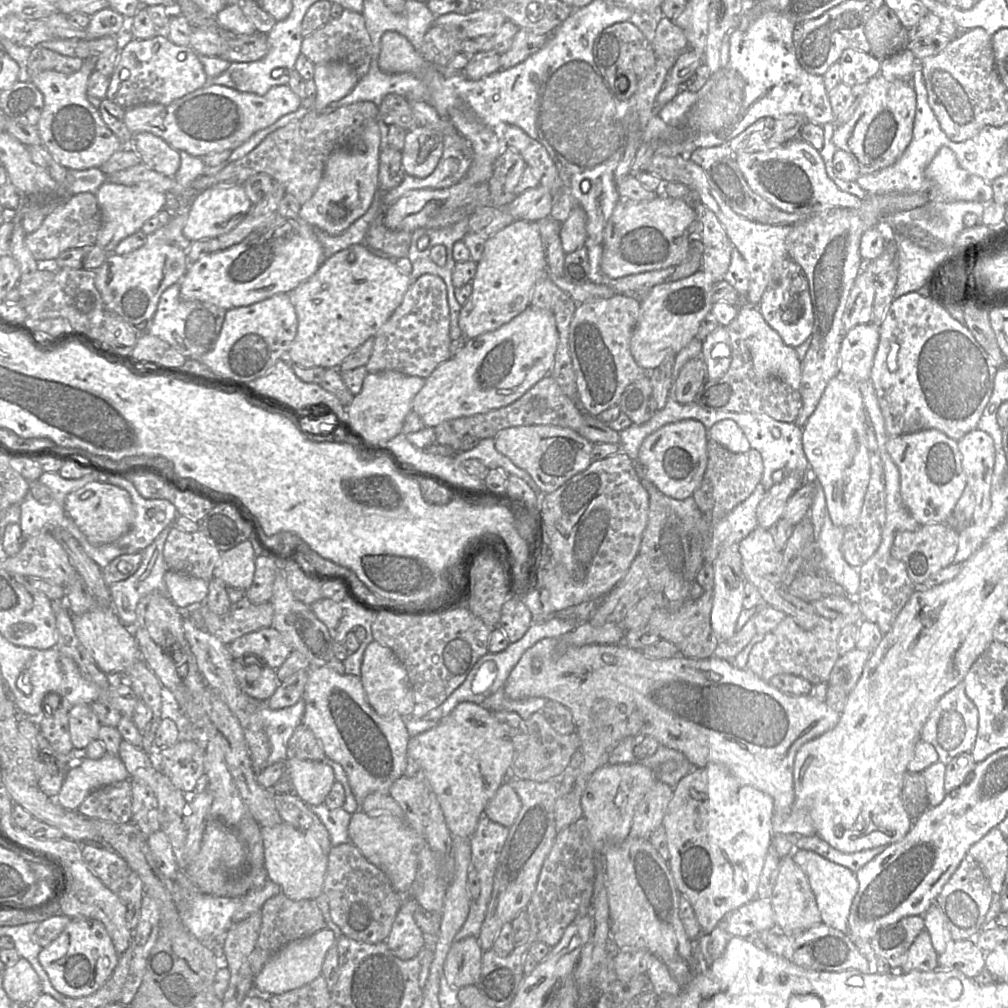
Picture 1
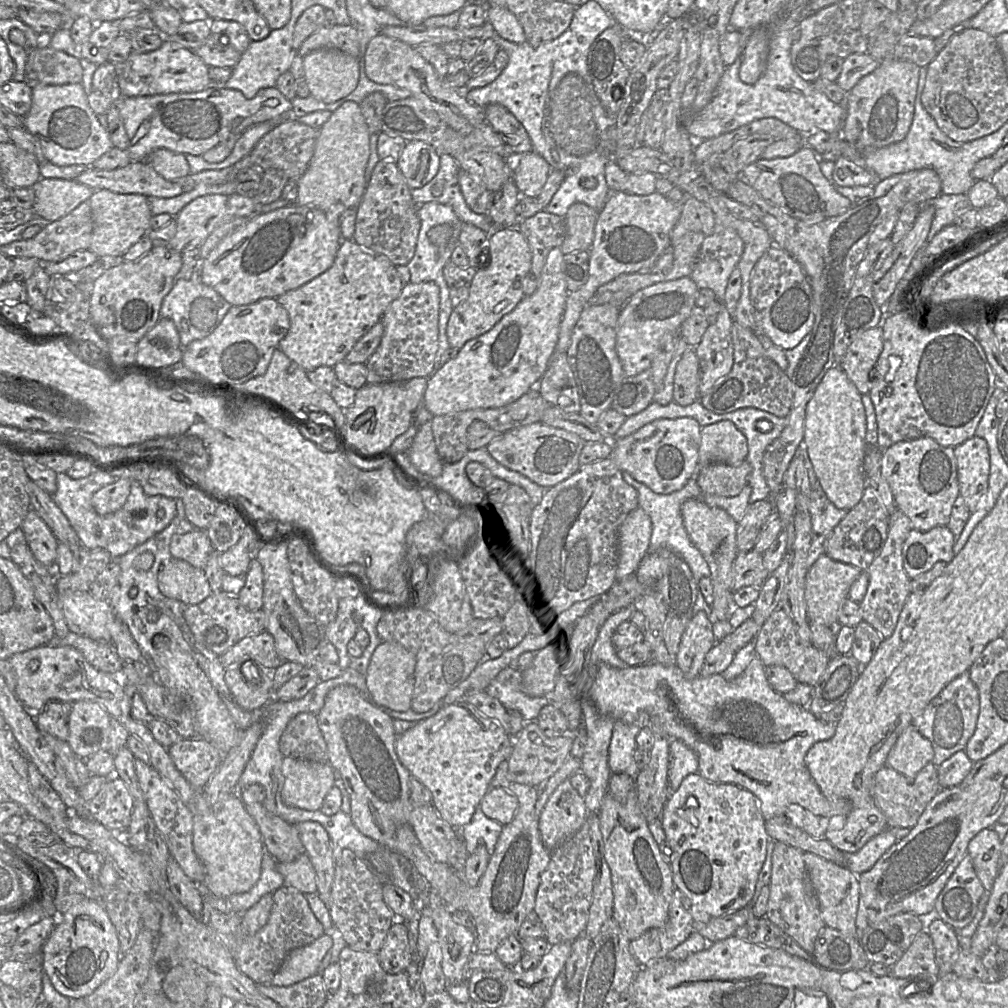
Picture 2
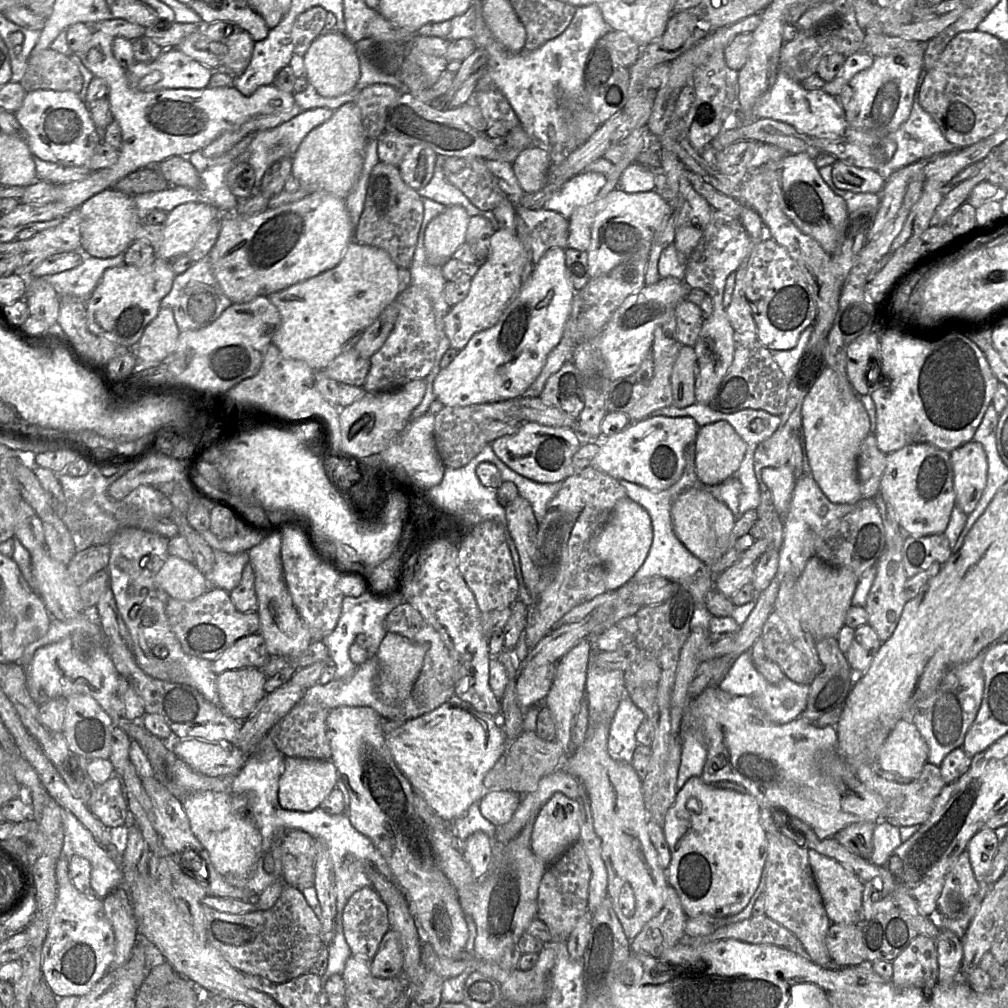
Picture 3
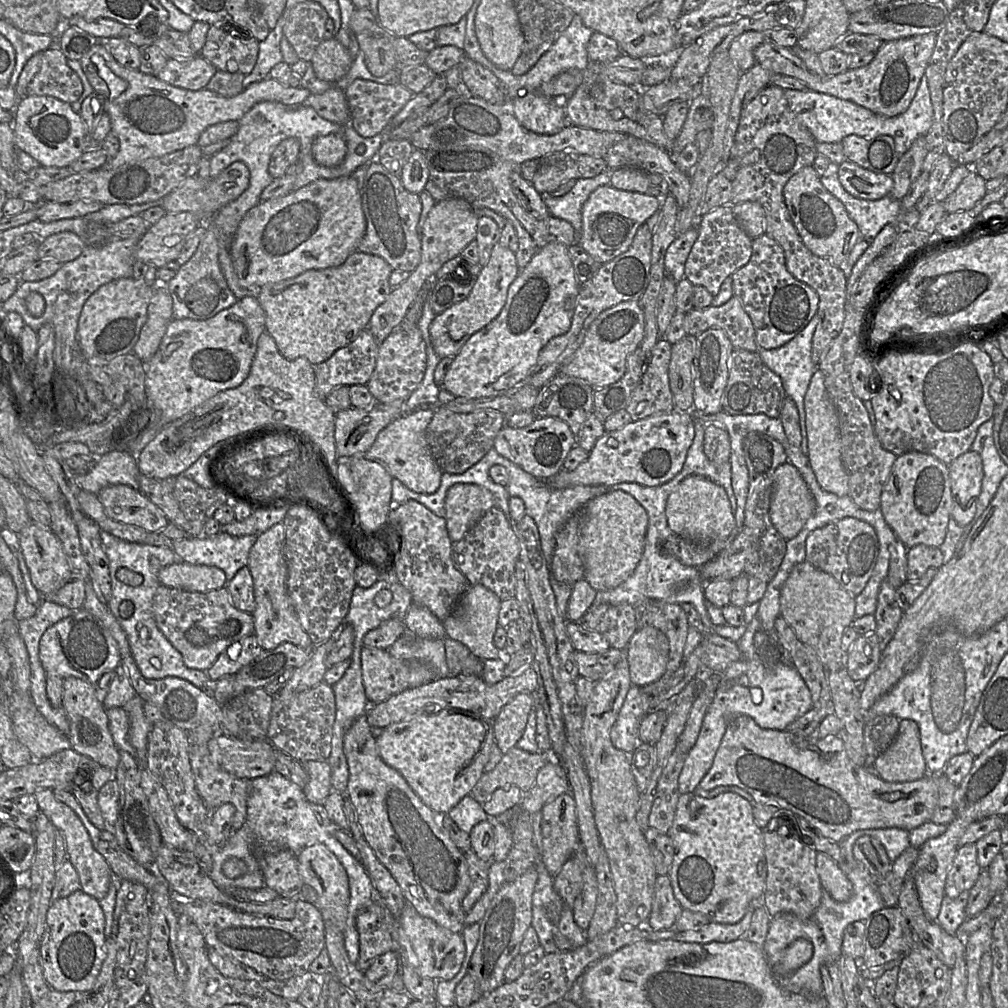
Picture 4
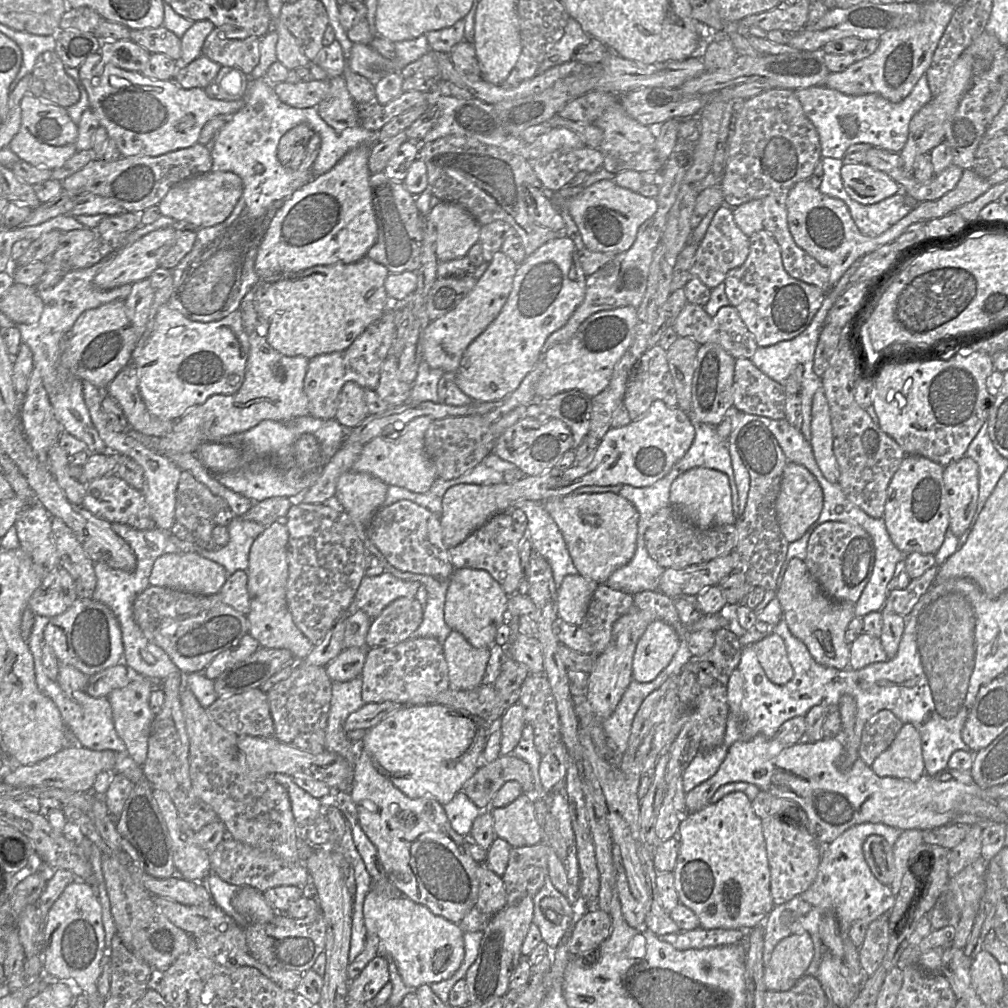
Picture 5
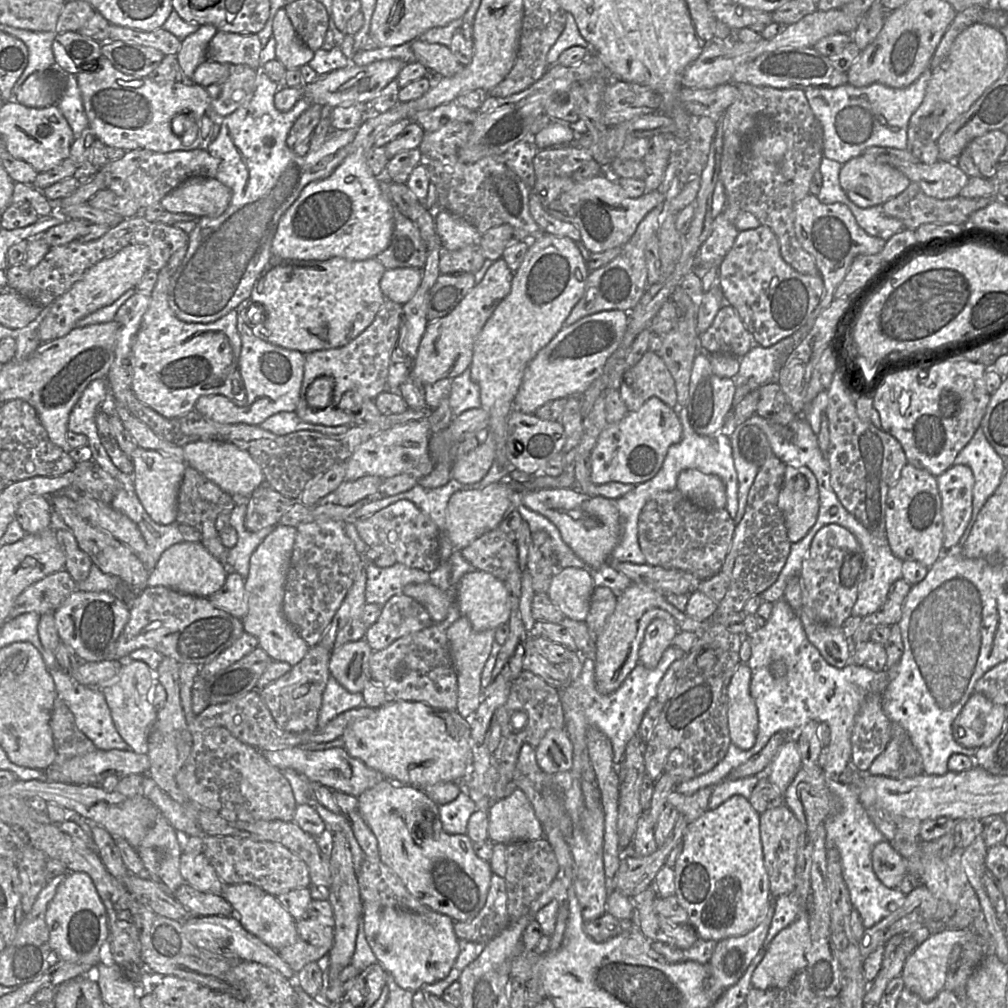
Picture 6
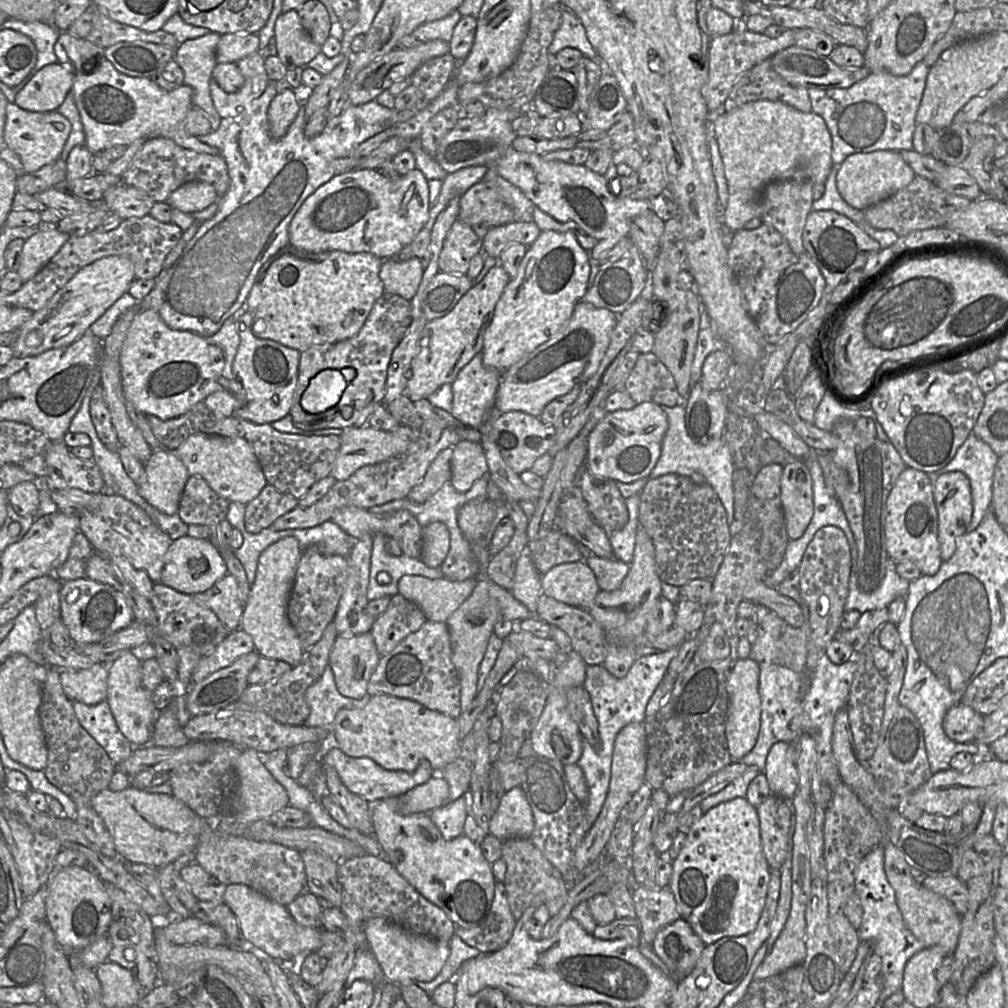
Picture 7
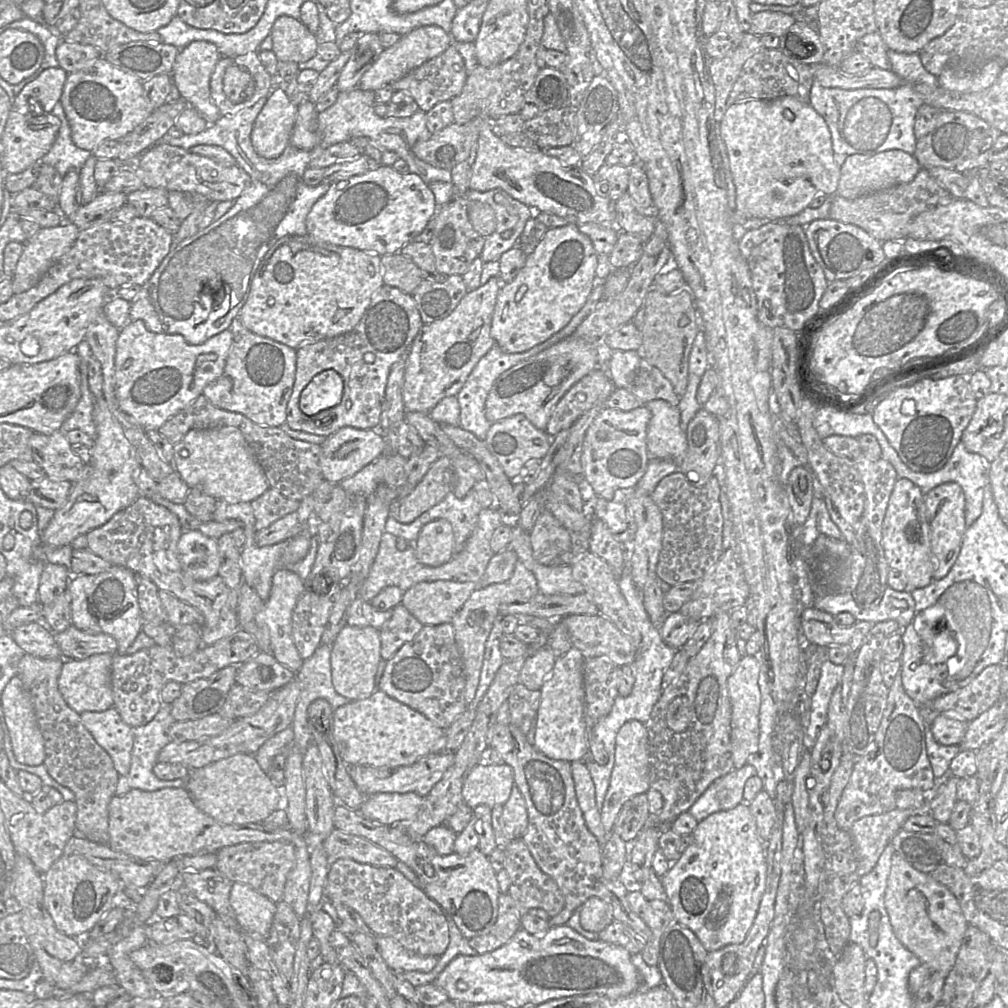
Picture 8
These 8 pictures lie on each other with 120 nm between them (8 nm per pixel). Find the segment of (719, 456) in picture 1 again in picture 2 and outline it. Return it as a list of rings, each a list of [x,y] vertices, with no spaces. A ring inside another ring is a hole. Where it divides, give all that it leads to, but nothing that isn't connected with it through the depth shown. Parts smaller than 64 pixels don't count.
[[[744,460],[738,466],[711,463],[698,468],[696,482],[704,494],[735,497],[748,485],[752,468]]]

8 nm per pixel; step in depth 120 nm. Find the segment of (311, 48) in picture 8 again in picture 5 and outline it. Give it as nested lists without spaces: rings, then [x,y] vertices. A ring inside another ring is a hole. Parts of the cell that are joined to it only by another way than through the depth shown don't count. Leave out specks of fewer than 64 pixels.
[[[280,17],[274,22],[271,30],[276,30],[278,33],[278,42],[276,46],[277,60],[288,70],[295,70],[300,67],[309,68],[309,64],[312,61],[305,56],[296,38],[280,21]]]

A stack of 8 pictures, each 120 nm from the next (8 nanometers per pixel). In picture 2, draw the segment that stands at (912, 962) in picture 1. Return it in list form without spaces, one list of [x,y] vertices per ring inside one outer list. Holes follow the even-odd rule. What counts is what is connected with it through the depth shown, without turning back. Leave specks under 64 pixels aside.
[[[926,929],[917,934],[904,955],[891,967],[890,975],[900,979],[924,978],[920,987],[926,982],[932,985],[940,976],[934,944]]]

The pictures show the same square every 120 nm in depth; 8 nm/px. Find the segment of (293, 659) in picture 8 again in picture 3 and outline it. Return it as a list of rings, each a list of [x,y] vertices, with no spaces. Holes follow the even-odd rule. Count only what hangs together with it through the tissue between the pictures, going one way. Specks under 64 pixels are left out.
[[[278,529],[248,551],[255,575],[260,629],[269,655],[298,658],[313,642],[311,632],[295,608],[284,583],[281,561],[282,529]]]

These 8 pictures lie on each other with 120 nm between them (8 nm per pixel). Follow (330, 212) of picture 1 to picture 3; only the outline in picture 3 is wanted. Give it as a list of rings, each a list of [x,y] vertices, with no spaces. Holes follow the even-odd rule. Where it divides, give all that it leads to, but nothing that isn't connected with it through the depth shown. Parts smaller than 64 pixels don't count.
[[[355,101],[346,102],[333,111],[329,120],[315,127],[302,140],[292,156],[291,174],[299,180],[300,188],[309,193],[323,190],[345,200],[362,170],[367,137]]]

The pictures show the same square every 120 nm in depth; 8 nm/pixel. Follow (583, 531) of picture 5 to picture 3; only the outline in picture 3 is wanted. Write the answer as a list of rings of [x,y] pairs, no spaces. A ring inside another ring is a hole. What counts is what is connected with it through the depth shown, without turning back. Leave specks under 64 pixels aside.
[[[629,497],[617,501],[610,518],[597,533],[596,554],[605,569],[607,591],[614,591],[632,579],[644,563],[653,541],[650,515]]]

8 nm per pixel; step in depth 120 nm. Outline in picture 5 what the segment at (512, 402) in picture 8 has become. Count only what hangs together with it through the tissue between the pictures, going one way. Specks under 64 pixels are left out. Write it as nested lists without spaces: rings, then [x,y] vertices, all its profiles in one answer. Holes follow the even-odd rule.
[[[632,306],[589,316],[570,339],[554,345],[542,355],[545,369],[535,388],[537,399],[568,390],[579,390],[590,398],[600,393],[609,384],[615,365],[632,343],[636,323],[637,308]]]

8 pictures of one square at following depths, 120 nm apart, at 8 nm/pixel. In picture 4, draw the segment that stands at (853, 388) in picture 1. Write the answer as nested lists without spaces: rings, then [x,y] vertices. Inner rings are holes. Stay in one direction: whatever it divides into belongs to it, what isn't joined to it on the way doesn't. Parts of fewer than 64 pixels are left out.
[[[818,368],[812,376],[804,398],[808,436],[808,458],[821,488],[839,497],[848,495],[849,476],[841,458],[841,442],[837,411],[824,384],[824,374]]]

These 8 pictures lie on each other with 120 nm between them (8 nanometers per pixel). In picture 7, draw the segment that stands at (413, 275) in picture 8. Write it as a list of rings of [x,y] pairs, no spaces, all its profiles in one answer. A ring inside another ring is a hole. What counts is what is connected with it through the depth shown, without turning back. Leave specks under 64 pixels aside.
[[[394,258],[383,260],[380,279],[384,290],[410,301],[417,293],[424,269],[418,258],[396,261]]]

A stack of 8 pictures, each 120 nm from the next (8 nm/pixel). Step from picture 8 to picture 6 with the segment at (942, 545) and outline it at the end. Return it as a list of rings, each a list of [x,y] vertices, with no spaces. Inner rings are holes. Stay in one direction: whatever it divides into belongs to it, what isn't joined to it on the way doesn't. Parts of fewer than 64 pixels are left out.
[[[953,465],[936,477],[941,497],[943,550],[959,544],[971,519],[974,476],[965,465]]]

